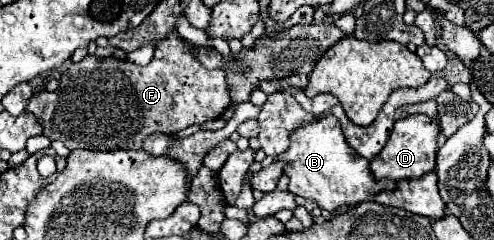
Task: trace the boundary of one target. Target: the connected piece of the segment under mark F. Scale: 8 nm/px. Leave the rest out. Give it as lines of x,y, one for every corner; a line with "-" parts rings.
169,33
167,39
159,41
155,55
147,67
139,67
129,61
115,57
97,59
87,55
83,61
73,63
61,75
59,89
53,93
35,93
25,113
37,117
43,125
43,135
51,141
63,141
69,149
95,149
95,151
115,151
115,149
141,149
143,139
153,133
177,133
191,125
201,125
209,119
221,117
229,107
229,85
225,81
223,69
205,69
193,53
185,47
185,41
177,33

